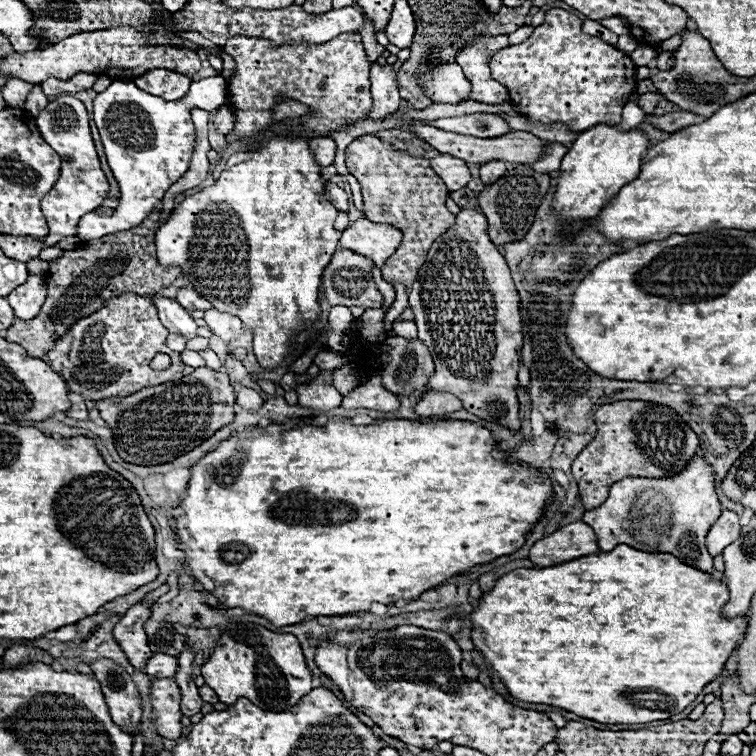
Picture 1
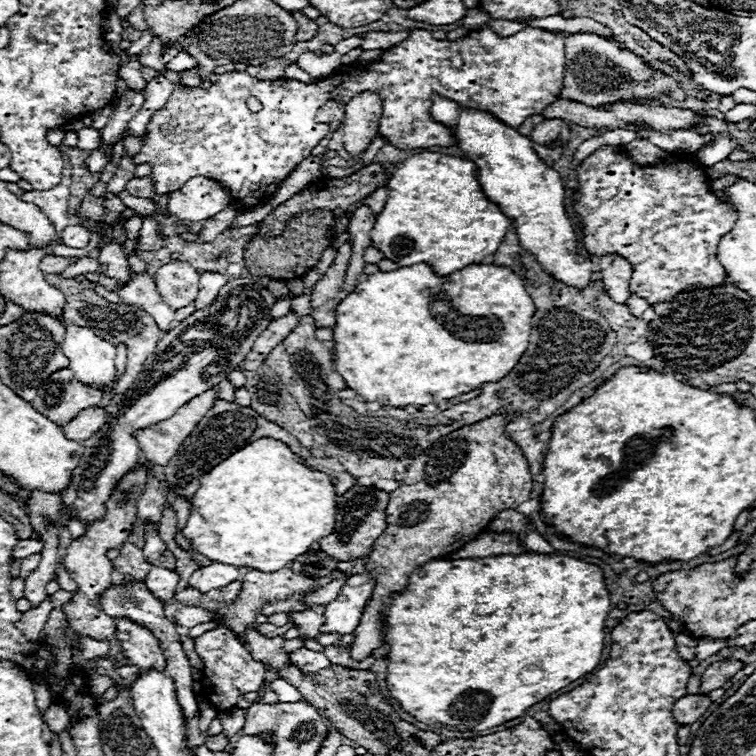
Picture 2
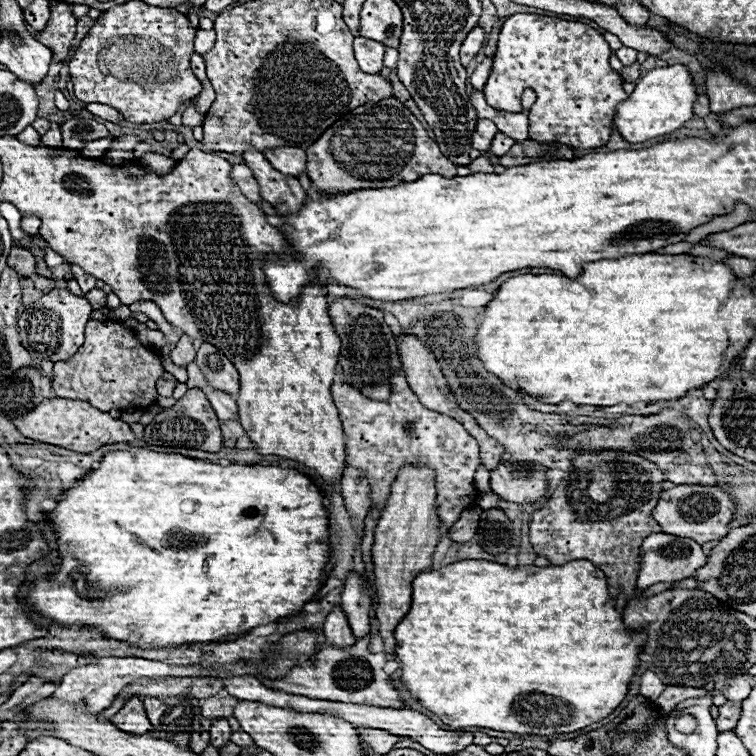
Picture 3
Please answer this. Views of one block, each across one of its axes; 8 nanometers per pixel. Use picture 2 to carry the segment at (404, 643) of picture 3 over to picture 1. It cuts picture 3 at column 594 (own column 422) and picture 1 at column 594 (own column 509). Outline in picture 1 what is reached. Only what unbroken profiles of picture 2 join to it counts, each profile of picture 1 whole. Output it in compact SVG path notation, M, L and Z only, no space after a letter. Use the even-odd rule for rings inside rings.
M620 544L612 552L598 552L592 556L576 558L548 568L518 568L504 574L494 582L492 590L482 594L480 604L470 614L470 620L472 620L470 638L474 642L476 652L484 656L484 660L500 676L500 682L508 688L508 692L516 700L556 706L566 712L574 712L580 718L596 720L600 724L646 724L654 720L666 720L682 712L686 706L690 706L696 700L702 688L722 672L728 656L738 646L738 640L746 632L746 624L748 624L748 618L722 620L720 610L726 604L726 600L728 600L728 588L726 584L720 584L720 580L714 580L712 576L706 576L704 572L698 572L696 568L682 564L678 558L670 554L650 554L650 552L634 550L626 544ZM648 690L654 692L654 710L646 708L644 702L638 698L638 694L646 694Z

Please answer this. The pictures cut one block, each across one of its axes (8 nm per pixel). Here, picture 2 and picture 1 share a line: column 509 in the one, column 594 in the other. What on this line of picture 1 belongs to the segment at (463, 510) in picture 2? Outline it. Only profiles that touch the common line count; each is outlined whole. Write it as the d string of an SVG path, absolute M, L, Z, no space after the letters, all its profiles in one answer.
M622 400L600 406L596 412L596 436L572 462L572 476L578 482L584 510L598 508L614 482L626 476L640 478L672 478L680 474L696 456L700 442L690 426L668 406Z

